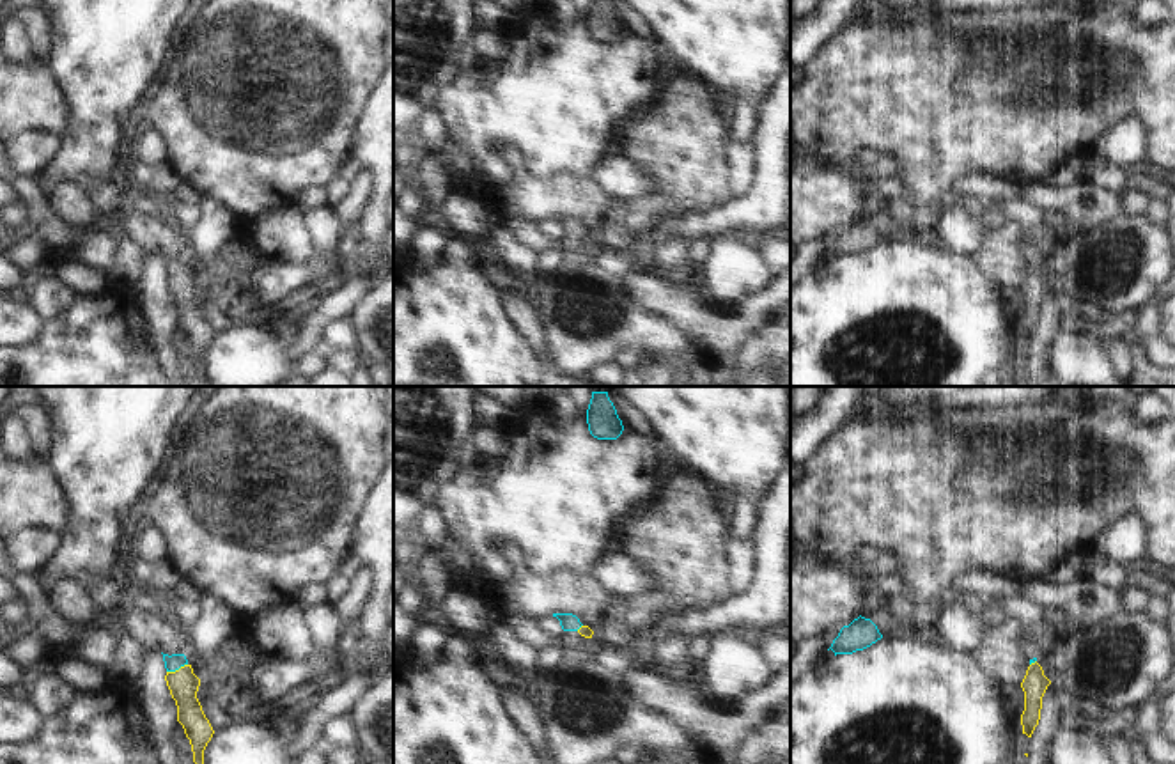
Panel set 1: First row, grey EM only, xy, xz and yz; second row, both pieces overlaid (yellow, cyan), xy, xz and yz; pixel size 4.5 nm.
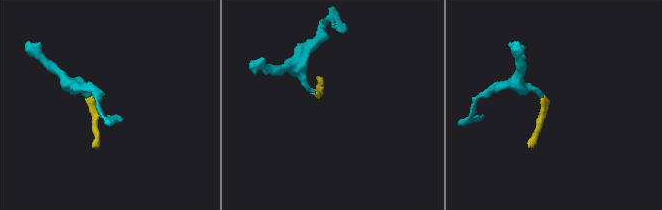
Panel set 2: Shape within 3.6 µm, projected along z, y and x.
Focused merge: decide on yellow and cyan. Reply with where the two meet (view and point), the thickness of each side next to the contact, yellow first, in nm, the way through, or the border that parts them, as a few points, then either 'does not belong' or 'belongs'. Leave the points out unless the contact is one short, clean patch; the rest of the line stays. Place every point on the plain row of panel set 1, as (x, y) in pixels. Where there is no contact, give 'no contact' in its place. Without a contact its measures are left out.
contact xy (176, 273); calibres 140 and 70 nm; way xy (183, 288), (176, 273), (174, 265); belongs

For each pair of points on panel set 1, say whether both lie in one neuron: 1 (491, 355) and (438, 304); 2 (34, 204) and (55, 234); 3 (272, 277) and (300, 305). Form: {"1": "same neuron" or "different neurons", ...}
{"1": "same neuron", "2": "same neuron", "3": "different neurons"}

